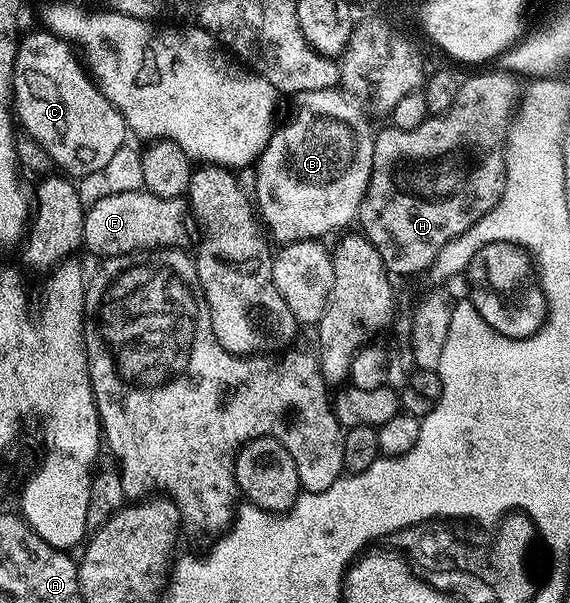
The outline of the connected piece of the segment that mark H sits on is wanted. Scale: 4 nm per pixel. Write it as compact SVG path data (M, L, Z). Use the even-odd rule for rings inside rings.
M500 70L484 72L469 80L467 77L460 85L454 106L450 106L450 110L441 116L429 115L422 126L414 126L414 130L385 126L381 132L379 129L375 133L372 173L360 203L358 228L372 243L374 250L378 250L393 277L427 273L438 250L442 250L446 242L462 234L495 206L504 189L502 143L514 104L512 80L511 75Z

